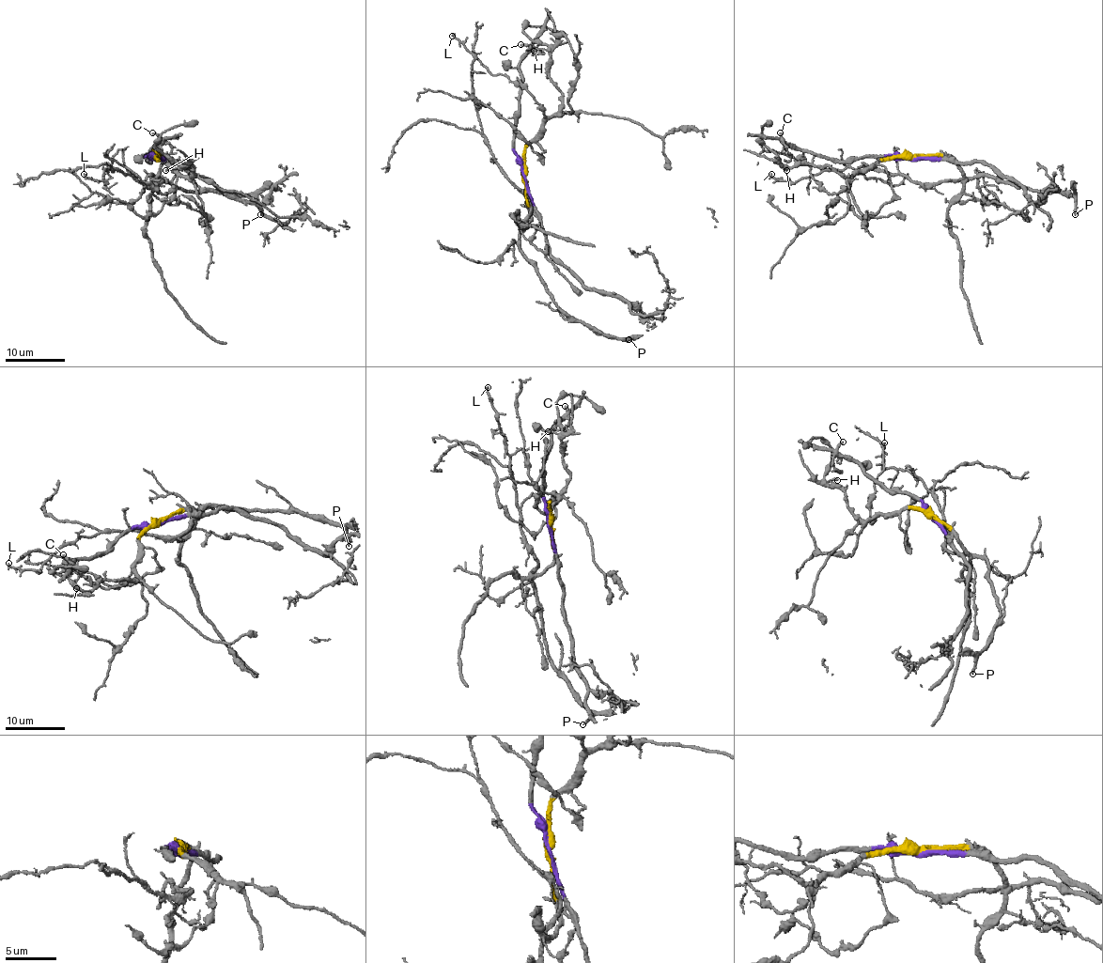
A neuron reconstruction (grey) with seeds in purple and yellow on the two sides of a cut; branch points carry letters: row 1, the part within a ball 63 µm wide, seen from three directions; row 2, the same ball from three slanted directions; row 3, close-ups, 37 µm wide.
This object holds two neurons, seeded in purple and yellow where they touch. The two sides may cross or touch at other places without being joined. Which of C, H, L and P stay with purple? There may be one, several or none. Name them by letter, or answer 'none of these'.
C

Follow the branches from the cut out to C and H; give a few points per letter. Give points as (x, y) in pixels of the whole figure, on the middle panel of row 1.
C: (524, 176), (522, 162), (514, 150), (514, 113), (519, 109), (520, 59), (530, 47), (520, 44)
H: (524, 176), (524, 147), (562, 102), (560, 91), (549, 72), (550, 54), (544, 49), (534, 50)

